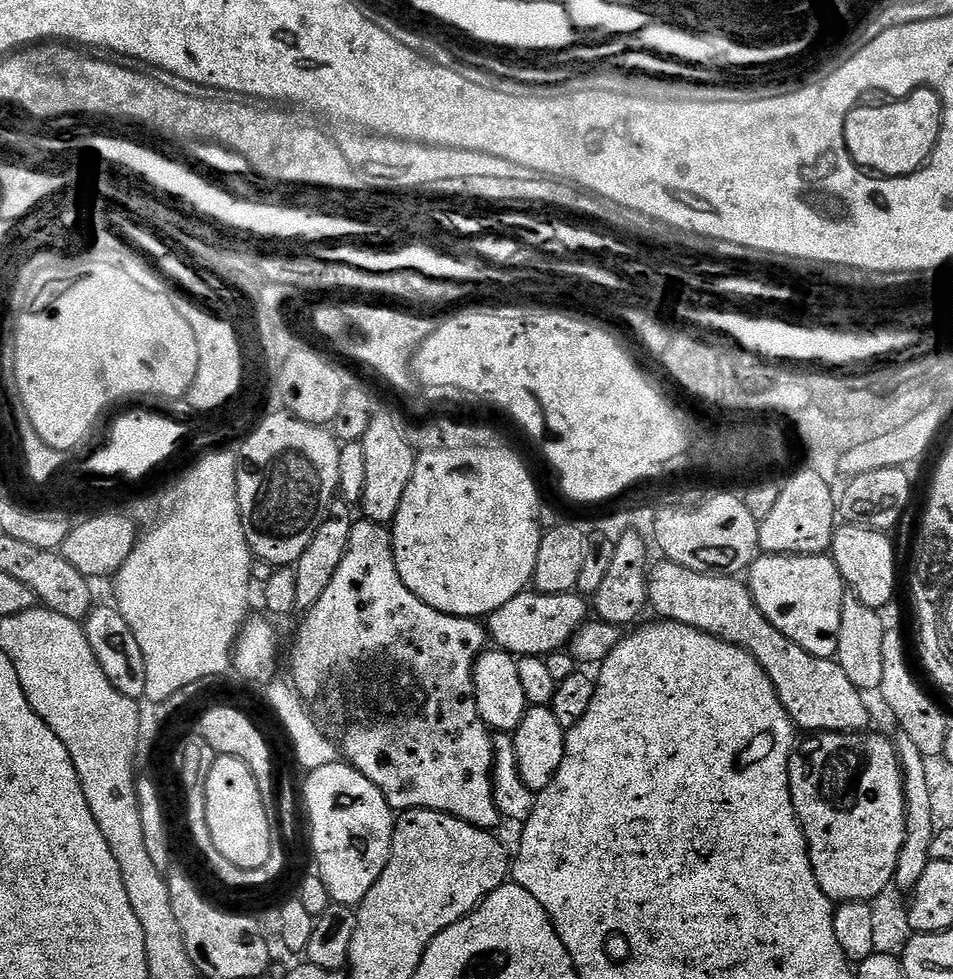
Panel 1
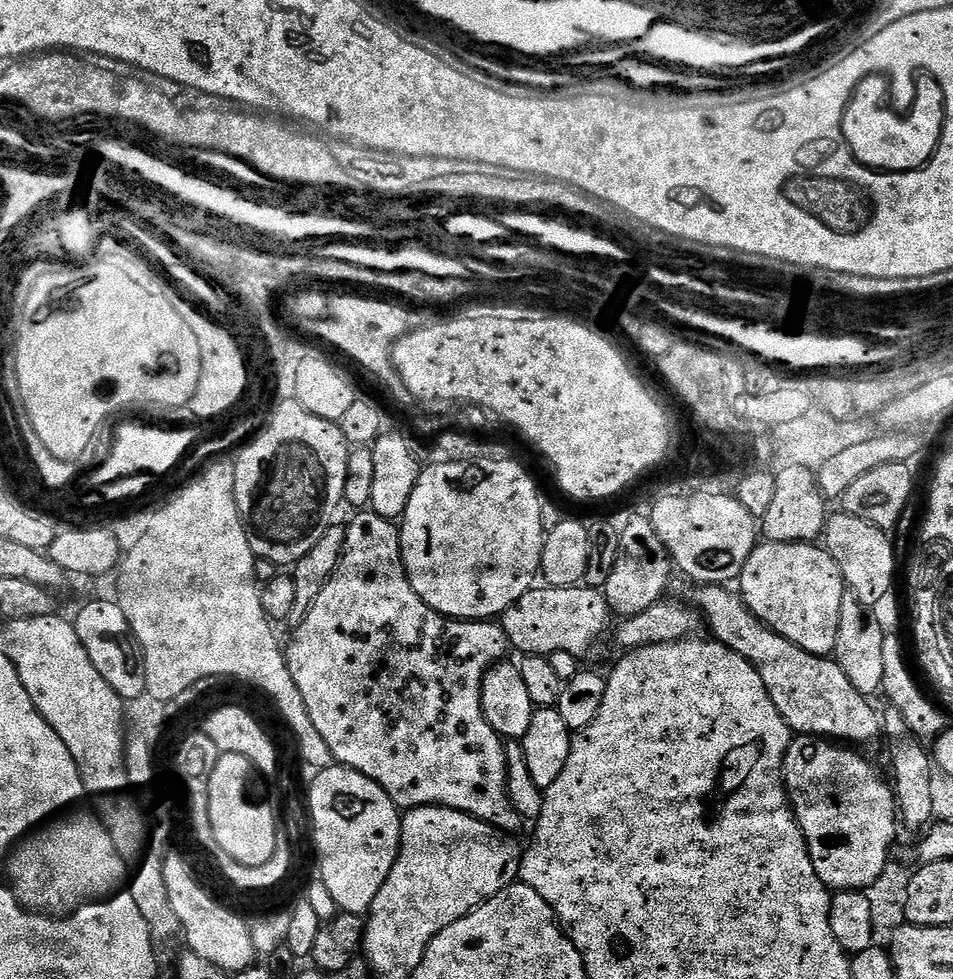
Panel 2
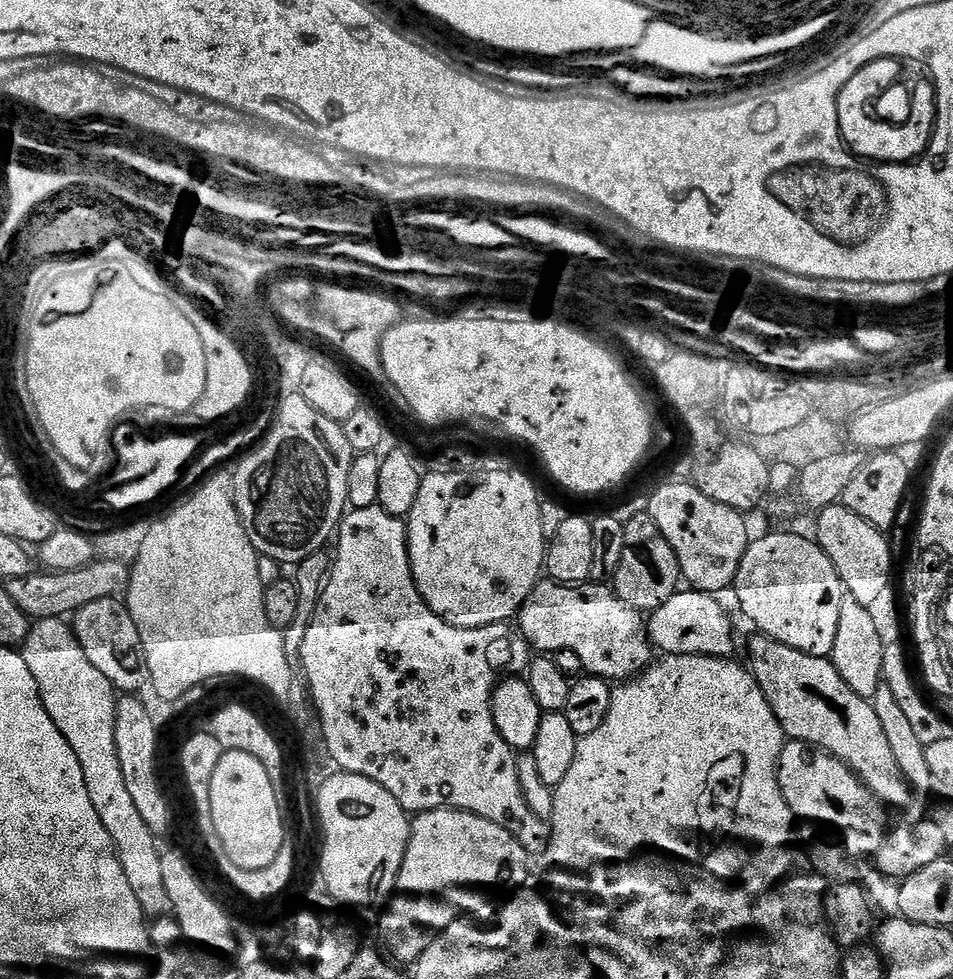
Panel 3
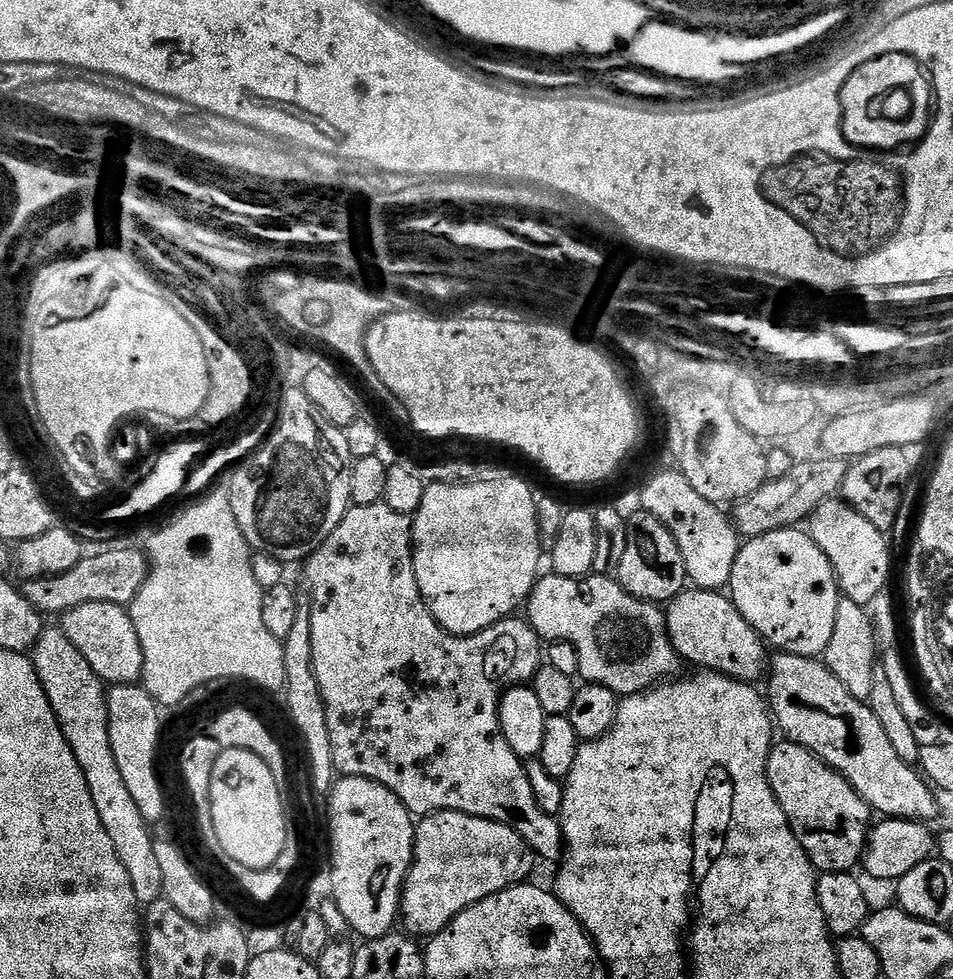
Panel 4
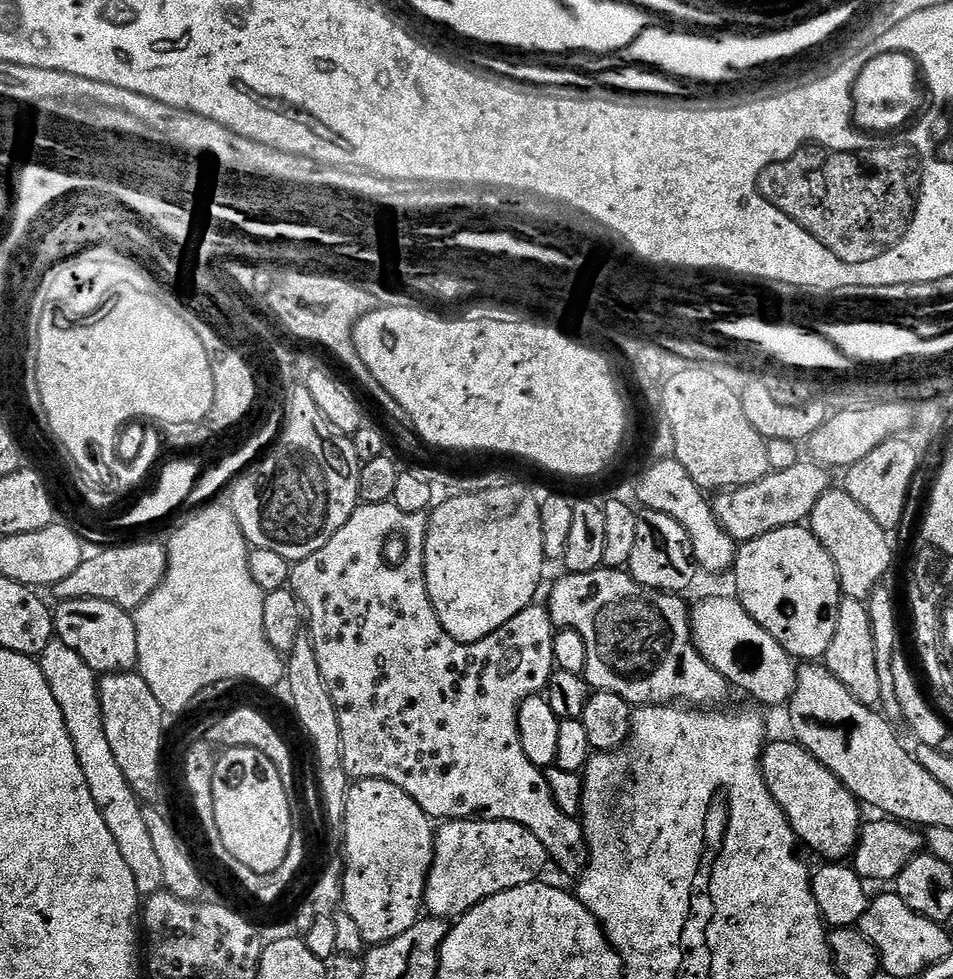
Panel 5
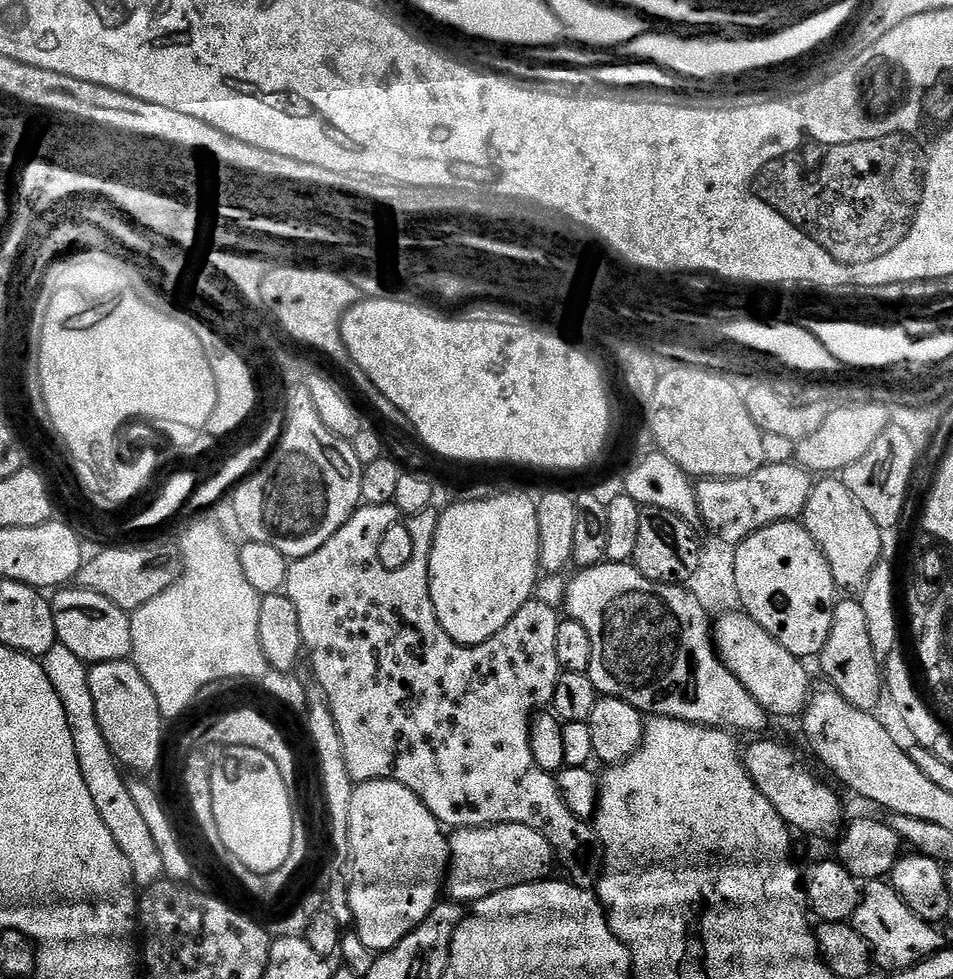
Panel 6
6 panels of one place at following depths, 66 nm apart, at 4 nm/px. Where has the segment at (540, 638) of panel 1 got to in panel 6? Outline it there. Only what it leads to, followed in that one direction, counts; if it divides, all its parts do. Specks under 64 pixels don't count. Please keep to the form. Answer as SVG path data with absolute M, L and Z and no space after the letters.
M611 562L595 564L589 568L581 568L575 574L577 576L573 575L568 582L563 611L566 613L567 619L574 622L582 622L582 626L586 626L586 634L590 634L592 657L590 658L590 666L587 673L588 677L594 682L594 686L600 696L613 696L622 702L630 702L630 706L634 706L639 712L651 714L653 717L669 716L675 720L685 720L691 724L704 724L708 728L731 730L736 734L741 734L740 732L763 733L760 731L770 722L768 712L751 696L749 690L742 686L742 682L730 672L720 659L720 655L713 643L713 621L710 619L710 614L702 608L701 603L698 602L694 594L685 585L654 582L650 578L643 576L636 569L635 563L632 562L627 564L614 564Z

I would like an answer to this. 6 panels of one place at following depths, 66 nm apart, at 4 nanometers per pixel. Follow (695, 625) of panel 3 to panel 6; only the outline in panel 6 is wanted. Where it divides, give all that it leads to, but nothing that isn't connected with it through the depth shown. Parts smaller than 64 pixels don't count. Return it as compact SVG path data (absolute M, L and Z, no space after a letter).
M735 610L720 614L713 623L713 643L726 667L771 717L799 717L803 713L812 693L805 663L790 654L747 613Z

